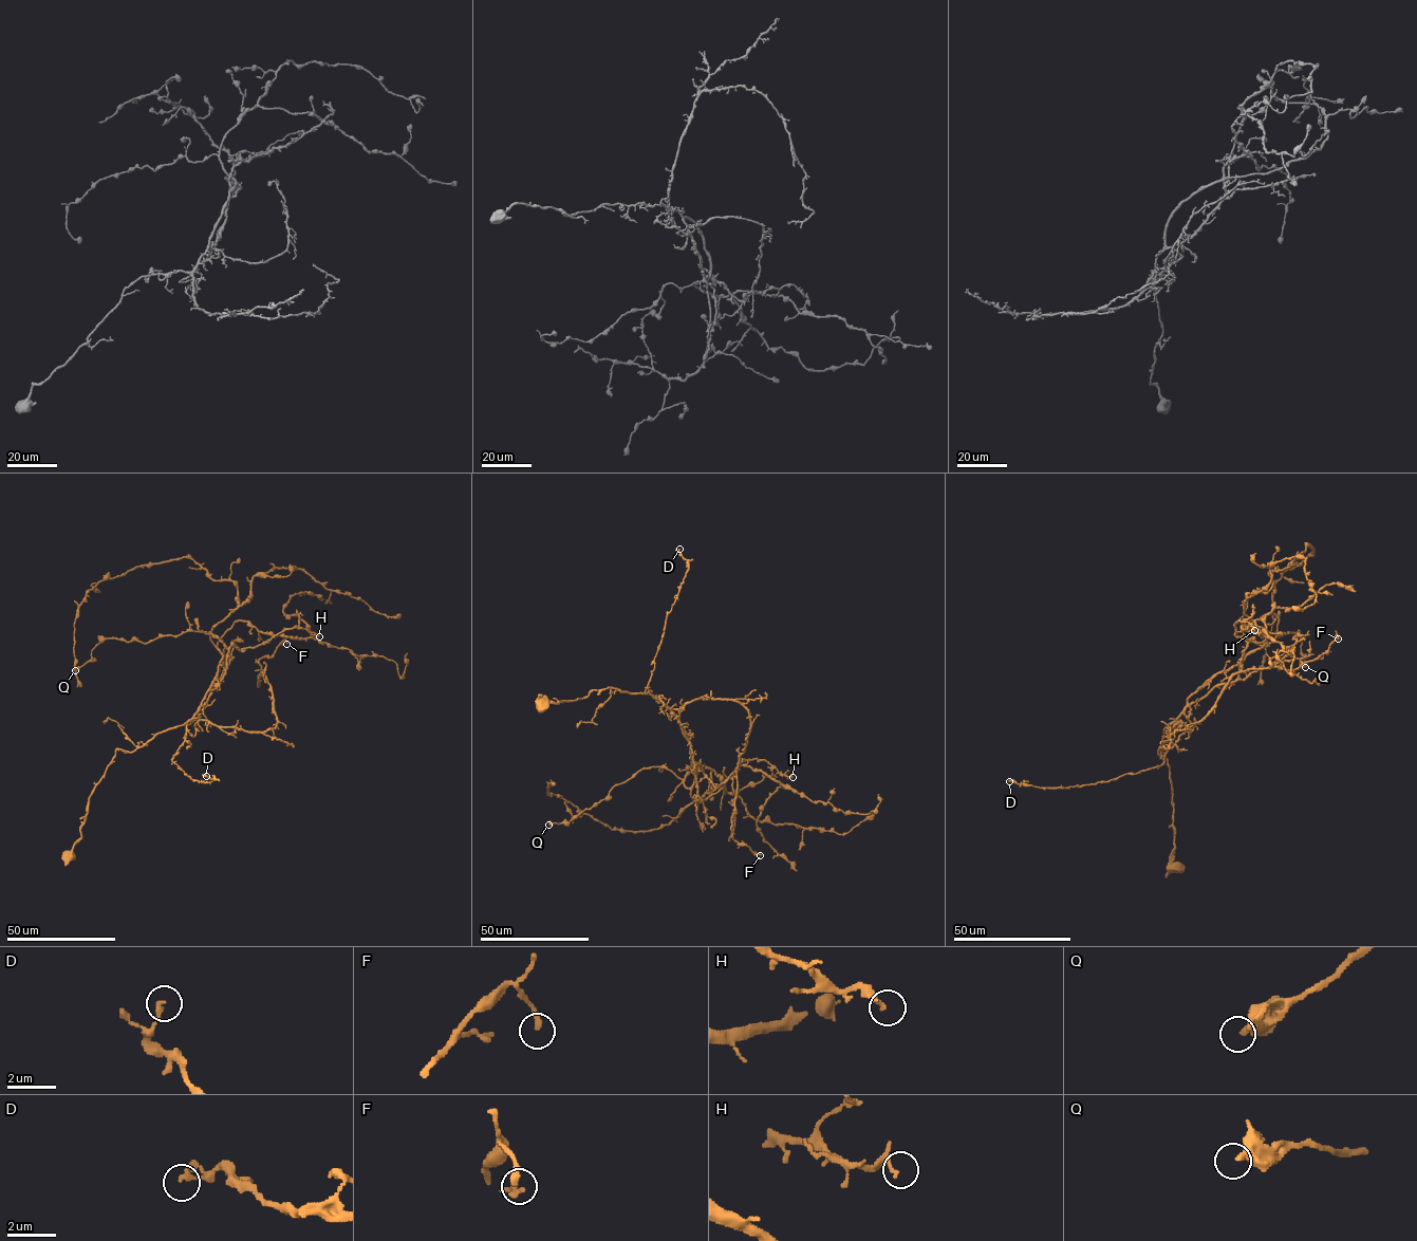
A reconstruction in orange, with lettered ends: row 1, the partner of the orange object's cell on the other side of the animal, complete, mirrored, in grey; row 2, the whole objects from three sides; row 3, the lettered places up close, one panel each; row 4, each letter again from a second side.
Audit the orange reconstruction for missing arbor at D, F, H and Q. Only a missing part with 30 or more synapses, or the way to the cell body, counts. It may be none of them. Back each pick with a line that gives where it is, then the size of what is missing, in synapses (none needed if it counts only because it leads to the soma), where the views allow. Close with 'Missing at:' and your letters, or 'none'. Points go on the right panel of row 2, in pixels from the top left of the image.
Missing at: none

